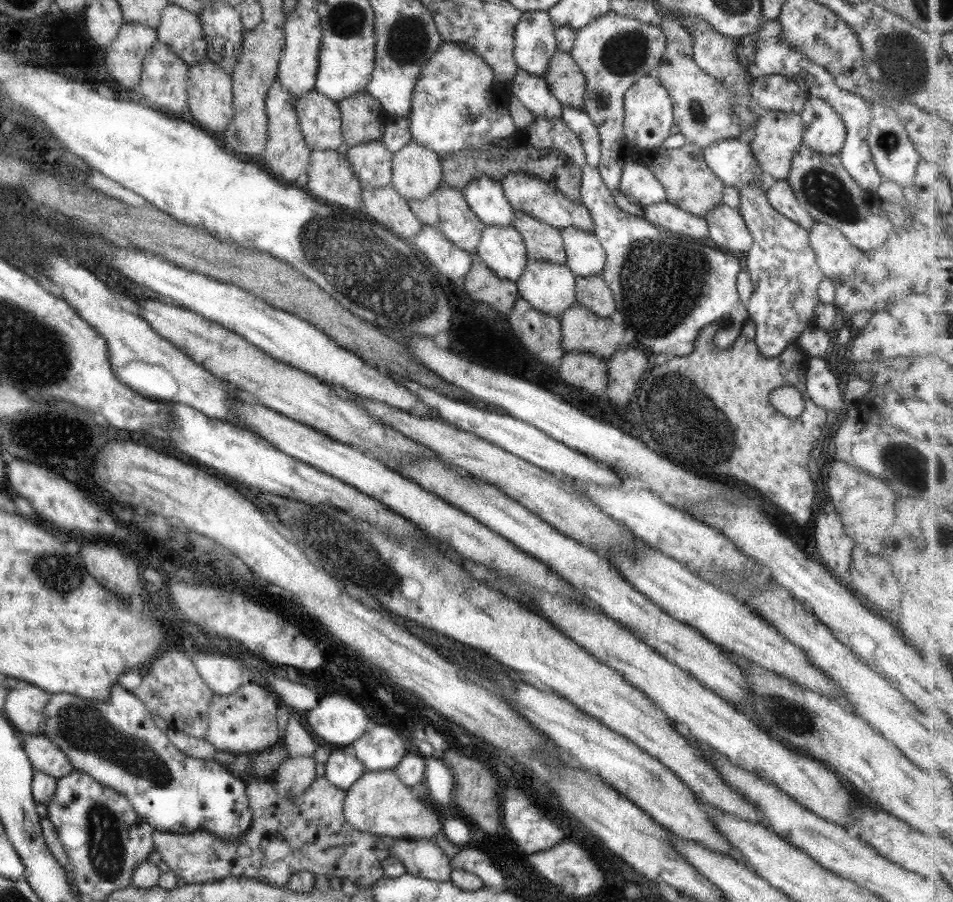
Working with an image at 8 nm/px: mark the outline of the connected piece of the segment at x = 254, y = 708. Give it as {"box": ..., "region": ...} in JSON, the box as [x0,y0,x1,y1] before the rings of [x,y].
{"box":[204,681,283,757],"region":[[[249,681],[242,684],[230,696],[213,695],[211,710],[208,710],[208,731],[206,731],[206,737],[204,739],[209,744],[212,744],[217,751],[228,752],[231,755],[246,755],[251,757],[262,754],[262,752],[268,751],[272,746],[282,744],[283,742],[283,740],[278,738],[279,731],[276,720],[276,714],[280,704],[278,698],[262,684]]]}

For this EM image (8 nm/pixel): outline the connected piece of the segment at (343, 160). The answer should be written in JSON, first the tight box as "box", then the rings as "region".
{"box":[306,150,363,210],"region":[[[314,150],[311,151],[310,171],[306,186],[311,196],[322,202],[332,202],[337,208],[349,208],[356,210],[362,208],[363,196],[359,180],[356,178],[351,164],[347,161],[346,155],[338,153],[336,150]]]}

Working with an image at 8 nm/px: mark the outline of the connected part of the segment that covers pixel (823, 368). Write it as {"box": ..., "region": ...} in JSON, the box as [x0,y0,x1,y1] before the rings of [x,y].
{"box":[805,357,847,420],"region":[[[824,357],[809,359],[806,382],[805,395],[807,399],[828,412],[832,420],[835,417],[840,419],[847,405],[840,395],[838,380],[828,370],[828,364],[826,364]]]}

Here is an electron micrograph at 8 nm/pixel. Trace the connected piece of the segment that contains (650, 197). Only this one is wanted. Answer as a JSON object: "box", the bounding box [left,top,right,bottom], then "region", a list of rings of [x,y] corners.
{"box":[619,160,667,209],"region":[[[632,160],[623,166],[619,191],[643,209],[667,200],[664,187],[652,171]]]}

